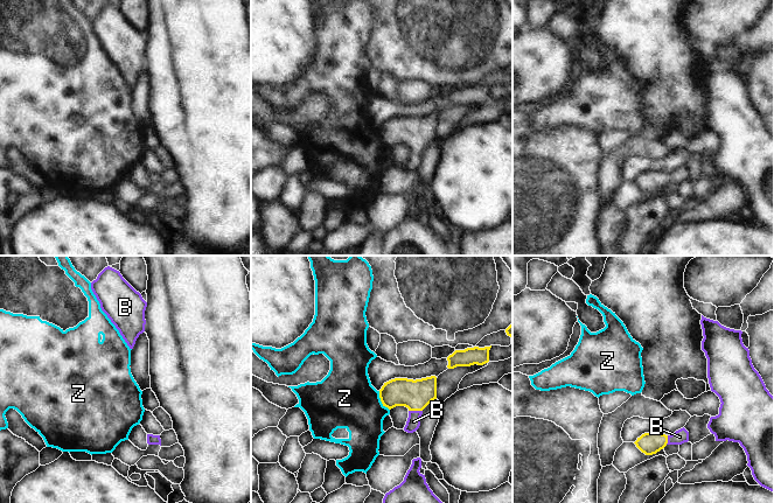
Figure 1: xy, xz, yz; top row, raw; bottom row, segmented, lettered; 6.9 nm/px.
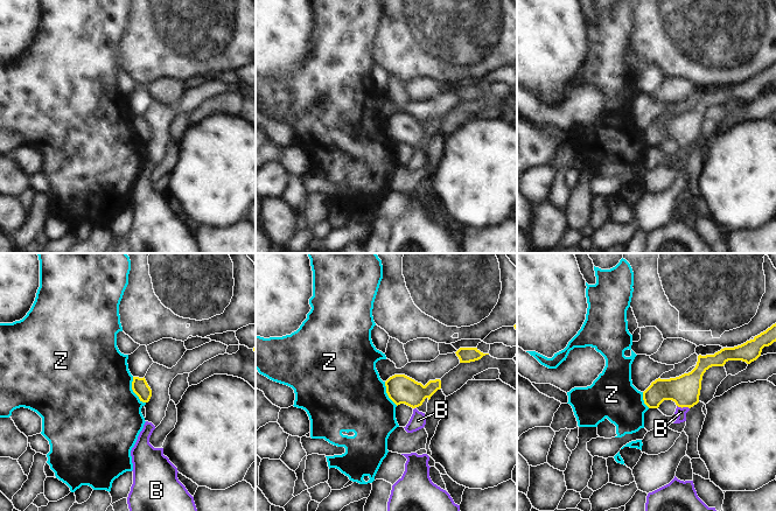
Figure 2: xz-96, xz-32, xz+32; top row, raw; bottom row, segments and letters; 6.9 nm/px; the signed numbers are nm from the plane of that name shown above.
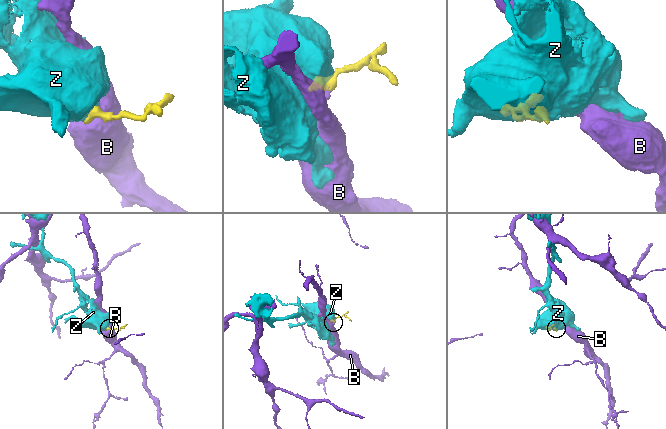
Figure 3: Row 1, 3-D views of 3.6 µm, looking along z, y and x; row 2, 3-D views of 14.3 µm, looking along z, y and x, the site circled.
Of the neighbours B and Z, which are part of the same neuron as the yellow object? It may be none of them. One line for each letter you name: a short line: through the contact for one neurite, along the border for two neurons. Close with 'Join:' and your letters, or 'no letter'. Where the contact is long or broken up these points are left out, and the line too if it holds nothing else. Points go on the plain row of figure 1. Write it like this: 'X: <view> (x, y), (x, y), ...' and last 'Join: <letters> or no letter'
B: xz (416, 133), (416, 148), (413, 160)
Join: B

